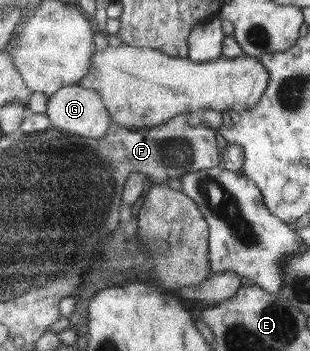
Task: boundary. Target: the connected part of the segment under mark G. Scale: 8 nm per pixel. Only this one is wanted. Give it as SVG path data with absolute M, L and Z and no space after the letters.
M78 84L63 87L62 90L49 97L47 114L53 127L58 131L63 130L80 137L102 139L106 137L109 127L113 122L111 112L104 103L98 91L87 89Z

